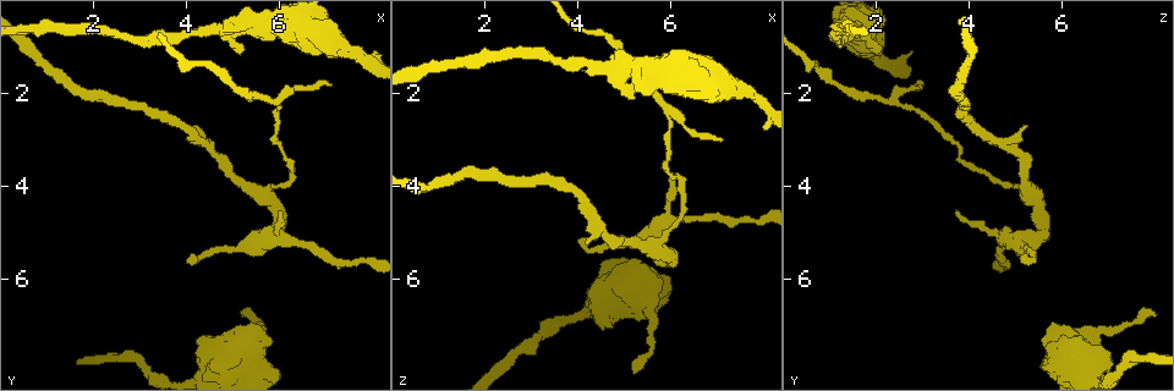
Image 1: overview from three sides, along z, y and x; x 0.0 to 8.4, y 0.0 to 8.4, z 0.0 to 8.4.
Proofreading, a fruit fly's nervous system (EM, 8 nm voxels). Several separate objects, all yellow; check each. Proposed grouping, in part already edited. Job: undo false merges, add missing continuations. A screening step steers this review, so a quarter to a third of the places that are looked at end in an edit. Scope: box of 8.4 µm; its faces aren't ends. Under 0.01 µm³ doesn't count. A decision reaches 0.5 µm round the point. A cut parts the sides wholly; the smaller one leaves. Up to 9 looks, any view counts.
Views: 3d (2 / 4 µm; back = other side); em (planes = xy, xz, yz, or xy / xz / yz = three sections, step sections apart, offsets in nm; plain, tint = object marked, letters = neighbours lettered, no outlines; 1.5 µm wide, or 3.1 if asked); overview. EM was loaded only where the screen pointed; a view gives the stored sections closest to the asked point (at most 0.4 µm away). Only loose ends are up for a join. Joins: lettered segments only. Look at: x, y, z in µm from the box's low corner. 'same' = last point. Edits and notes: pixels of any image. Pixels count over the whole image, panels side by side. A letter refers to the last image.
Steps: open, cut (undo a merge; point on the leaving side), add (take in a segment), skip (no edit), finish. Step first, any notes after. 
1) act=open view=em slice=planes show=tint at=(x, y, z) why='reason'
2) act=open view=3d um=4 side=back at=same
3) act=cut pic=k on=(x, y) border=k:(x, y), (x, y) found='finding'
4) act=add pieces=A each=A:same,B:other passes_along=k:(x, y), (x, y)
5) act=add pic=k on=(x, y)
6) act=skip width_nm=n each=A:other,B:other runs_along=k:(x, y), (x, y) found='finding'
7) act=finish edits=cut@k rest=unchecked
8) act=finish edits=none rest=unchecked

act=open view=em slice=xz step=8 show=letters at=(7.45, 1.10, 2.00) why='calibre changes'

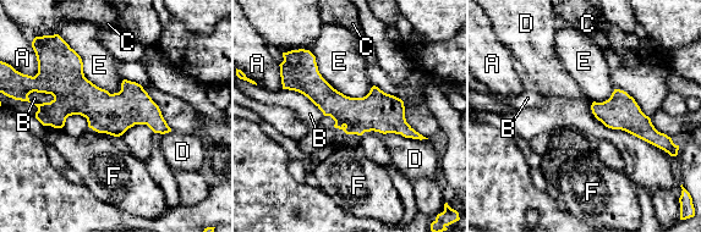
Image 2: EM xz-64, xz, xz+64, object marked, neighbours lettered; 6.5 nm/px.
act=skip each=A:other,B:other,C:other,D:other,E:other,F:other found='continuous, no second neuron'

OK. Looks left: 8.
act=open view=em slice=planes show=letters at=(7.85, 5.60, 4.70)

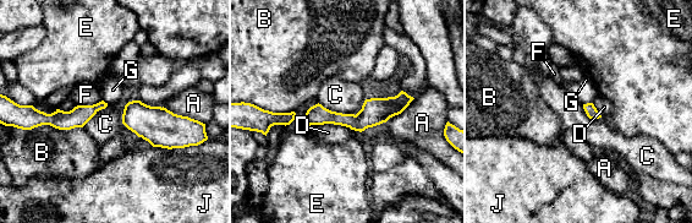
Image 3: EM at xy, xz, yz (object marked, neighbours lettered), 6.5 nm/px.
act=skip longest_contact=B:360nm each=A:other,B:other,C:other,D:other,E:other,F:other,G:other,J:other found='all the same neuron'

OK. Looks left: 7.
act=open view=em slice=planes show=letters at=(6.20, 5.10, 4.70) why='thick turns thin'

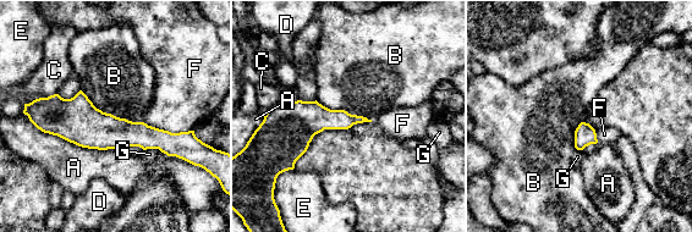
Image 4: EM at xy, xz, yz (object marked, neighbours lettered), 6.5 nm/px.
act=skip each=A:other,B:other,C:other,D:other,E:other,F:other,G:other border=4:(81, 89), (103, 111), (142, 122) found='all the same neuron'

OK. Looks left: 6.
act=open view=em slice=xy step=4 show=tint at=(5.90, 2.30, 2.45) why='a fork'

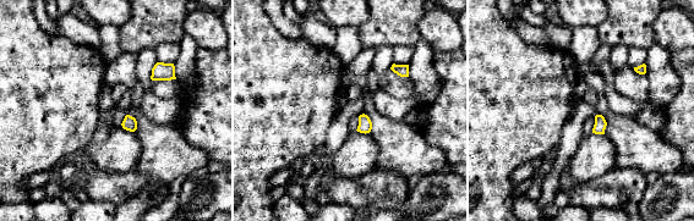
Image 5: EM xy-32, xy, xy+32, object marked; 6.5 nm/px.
act=open view=em slice=xz step=8 show=letters at=same why='cut it another way'

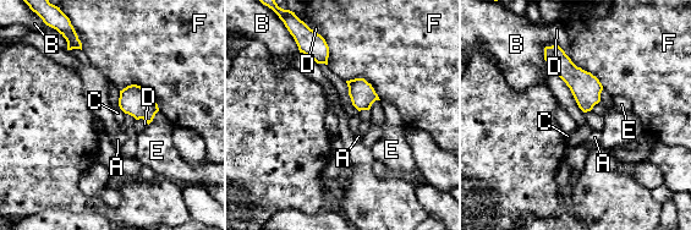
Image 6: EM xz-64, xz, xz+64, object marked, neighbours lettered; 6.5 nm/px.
act=skip longest_contact=F:300nm each=A:other,B:other,C:other,D:other,E:other,F:other found='one neuron here'

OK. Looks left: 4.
act=finish edits=none rest=unchecked

